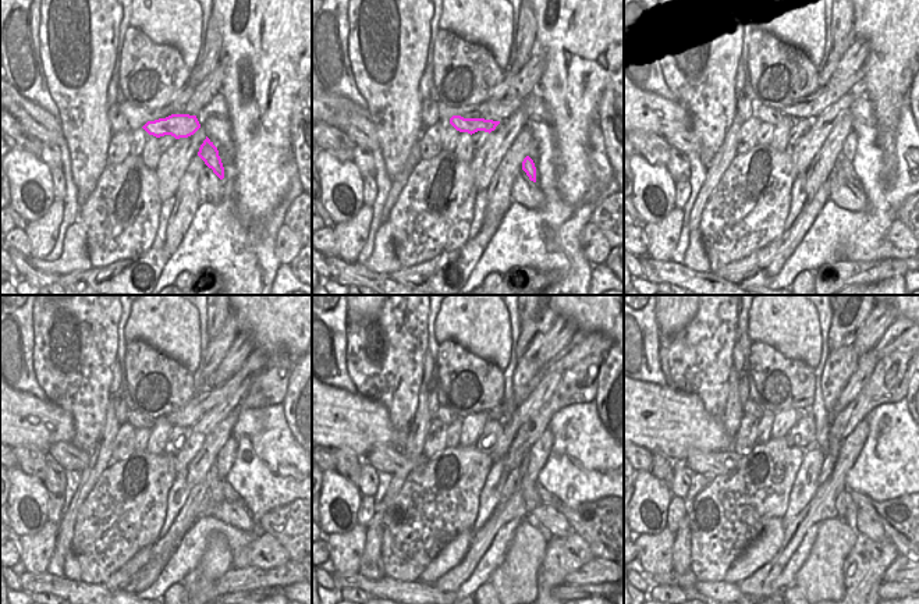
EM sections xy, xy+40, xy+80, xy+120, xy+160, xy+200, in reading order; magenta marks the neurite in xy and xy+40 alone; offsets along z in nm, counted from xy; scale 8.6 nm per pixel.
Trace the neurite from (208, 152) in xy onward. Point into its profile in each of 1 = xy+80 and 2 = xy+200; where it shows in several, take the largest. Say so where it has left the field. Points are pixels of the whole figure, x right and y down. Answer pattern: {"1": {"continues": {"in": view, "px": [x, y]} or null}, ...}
{"1": {"continues": {"in": "xy+80", "px": [841, 173]}}, "2": {"continues": {"in": "xy+200", "px": [847, 510]}}}

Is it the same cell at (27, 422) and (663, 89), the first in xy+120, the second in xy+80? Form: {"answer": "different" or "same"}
{"answer": "different"}

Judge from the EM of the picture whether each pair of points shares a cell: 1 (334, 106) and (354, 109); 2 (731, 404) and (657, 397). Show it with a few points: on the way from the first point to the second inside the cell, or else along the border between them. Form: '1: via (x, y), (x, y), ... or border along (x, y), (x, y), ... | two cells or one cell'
1: via (339, 109), (350, 109) | one cell
2: border along (720, 418), (724, 430), (734, 439) | two cells

